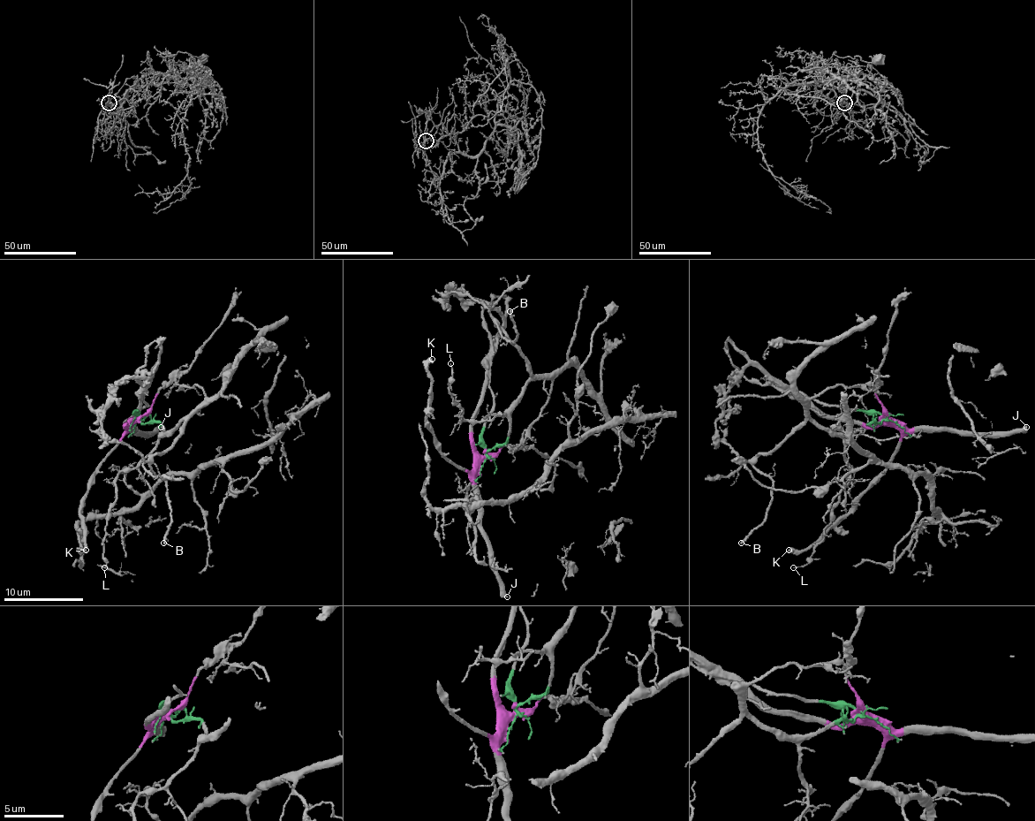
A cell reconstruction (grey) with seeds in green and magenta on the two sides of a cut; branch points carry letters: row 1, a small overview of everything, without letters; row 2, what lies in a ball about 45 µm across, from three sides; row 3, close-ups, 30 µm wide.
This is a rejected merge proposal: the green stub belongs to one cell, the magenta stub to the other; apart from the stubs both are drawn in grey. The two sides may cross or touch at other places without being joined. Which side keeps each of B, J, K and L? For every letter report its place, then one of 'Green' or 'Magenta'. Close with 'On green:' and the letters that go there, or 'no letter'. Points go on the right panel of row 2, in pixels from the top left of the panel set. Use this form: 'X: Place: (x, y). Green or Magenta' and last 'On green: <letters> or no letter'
B: Place: (741, 543). Green
J: Place: (1026, 427). Magenta
K: Place: (789, 550). Magenta
L: Place: (793, 567). Green
On green: B, L

